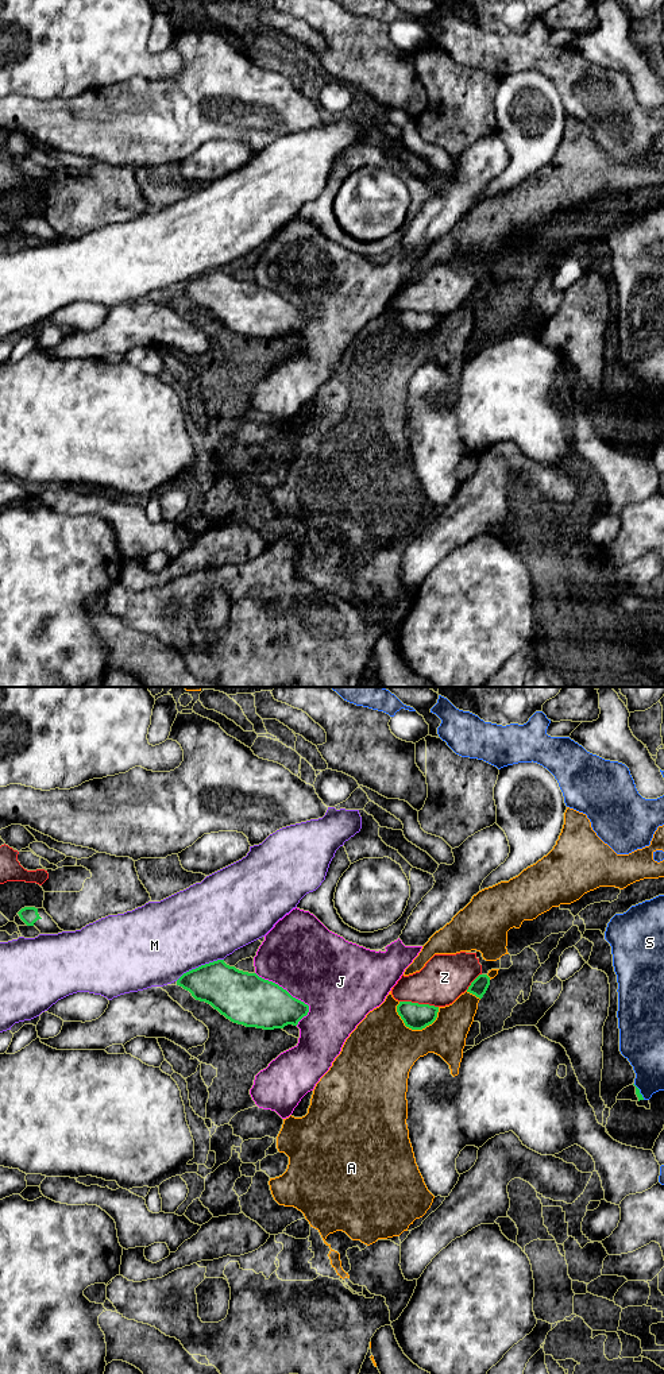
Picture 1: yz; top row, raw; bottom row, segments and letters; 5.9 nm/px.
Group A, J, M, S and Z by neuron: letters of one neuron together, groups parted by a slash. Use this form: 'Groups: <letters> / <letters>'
Groups: A / J / M / S / Z

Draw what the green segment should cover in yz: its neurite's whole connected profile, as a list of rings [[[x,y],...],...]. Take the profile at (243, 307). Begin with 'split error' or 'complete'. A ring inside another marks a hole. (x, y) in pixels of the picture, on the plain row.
complete; [[[217,269],[184,282],[177,294],[233,332],[263,339],[297,335],[309,314],[278,293]]]

